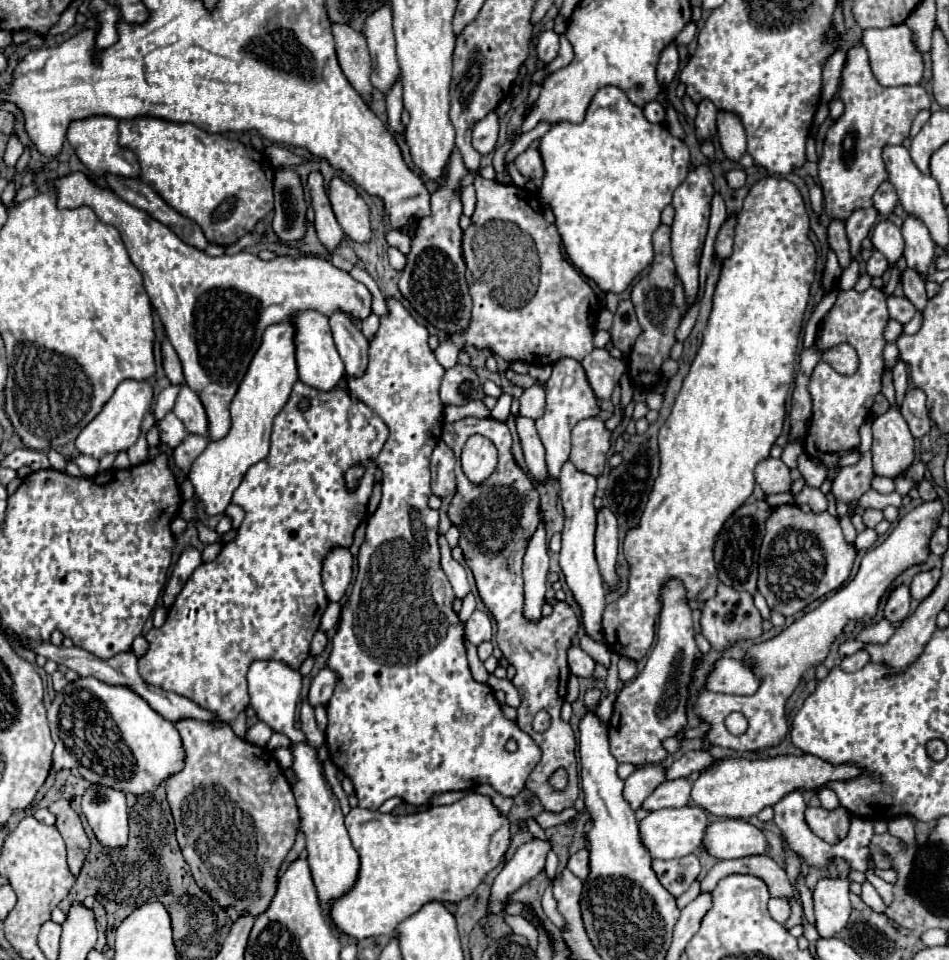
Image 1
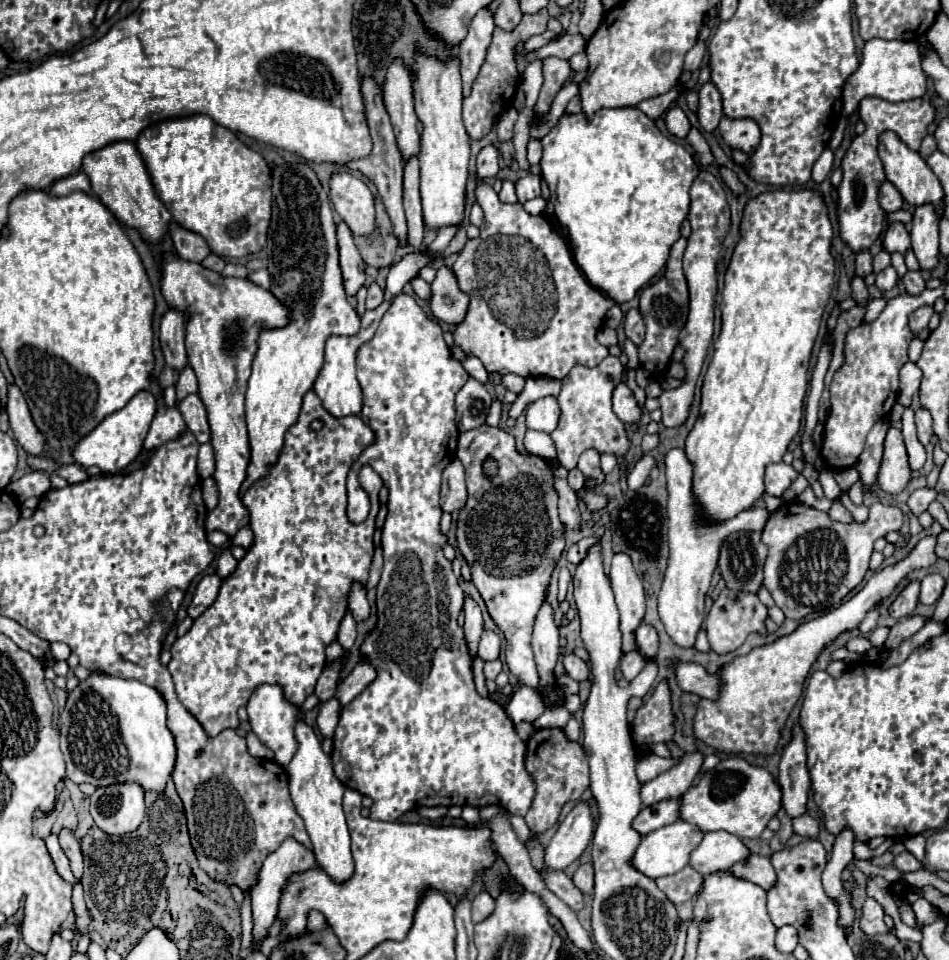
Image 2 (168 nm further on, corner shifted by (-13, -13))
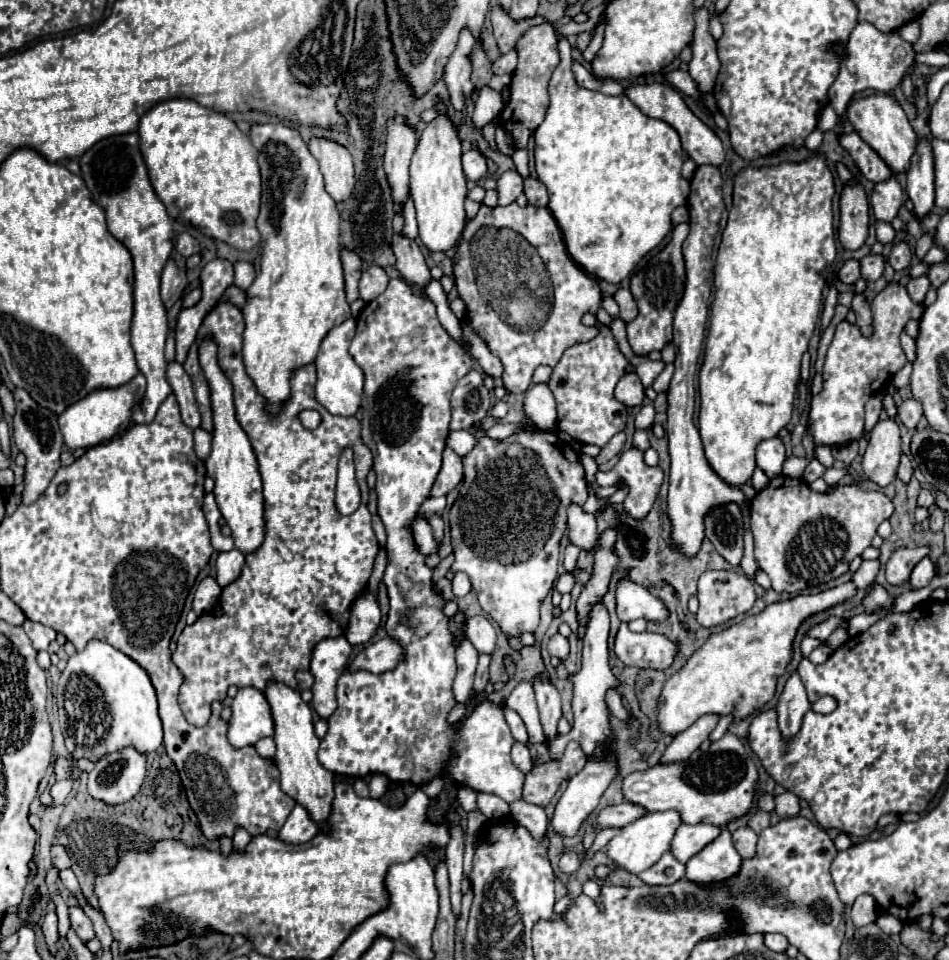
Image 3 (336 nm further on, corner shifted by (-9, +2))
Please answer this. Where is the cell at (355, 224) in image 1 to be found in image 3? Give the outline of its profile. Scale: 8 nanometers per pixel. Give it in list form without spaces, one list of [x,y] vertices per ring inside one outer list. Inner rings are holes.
[[[312,139],[310,153],[320,163],[320,171],[324,175],[326,191],[330,193],[330,197],[338,203],[350,199],[356,187],[356,175],[350,151],[328,139]]]

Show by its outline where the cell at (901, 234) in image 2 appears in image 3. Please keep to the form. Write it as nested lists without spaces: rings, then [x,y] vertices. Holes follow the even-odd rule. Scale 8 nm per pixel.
[[[896,177],[874,185],[874,191],[870,195],[870,205],[878,221],[892,223],[892,219],[898,215],[898,209],[902,205],[902,189]]]

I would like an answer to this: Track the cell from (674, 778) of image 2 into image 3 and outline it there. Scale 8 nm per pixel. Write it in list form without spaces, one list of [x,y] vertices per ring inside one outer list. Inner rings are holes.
[[[704,715],[694,725],[690,725],[686,731],[678,733],[672,739],[672,743],[666,747],[660,763],[662,765],[668,765],[668,763],[686,761],[702,745],[702,741],[708,739],[708,735],[716,727],[718,719],[720,719],[718,715]]]

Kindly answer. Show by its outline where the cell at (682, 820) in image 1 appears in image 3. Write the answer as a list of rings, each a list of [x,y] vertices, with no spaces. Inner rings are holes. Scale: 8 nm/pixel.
[[[656,811],[646,813],[638,821],[622,827],[622,831],[608,843],[608,859],[618,867],[626,869],[628,873],[638,875],[640,871],[652,867],[666,851],[670,851],[670,843],[674,839],[676,829],[682,825],[682,817],[678,811]]]

